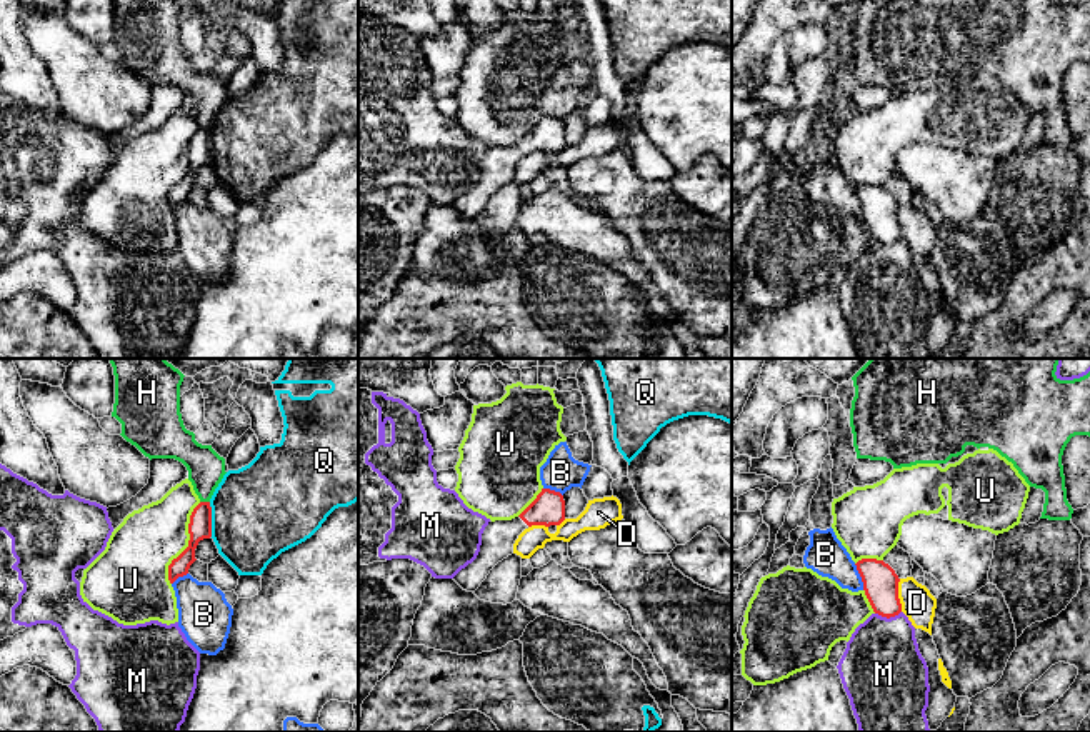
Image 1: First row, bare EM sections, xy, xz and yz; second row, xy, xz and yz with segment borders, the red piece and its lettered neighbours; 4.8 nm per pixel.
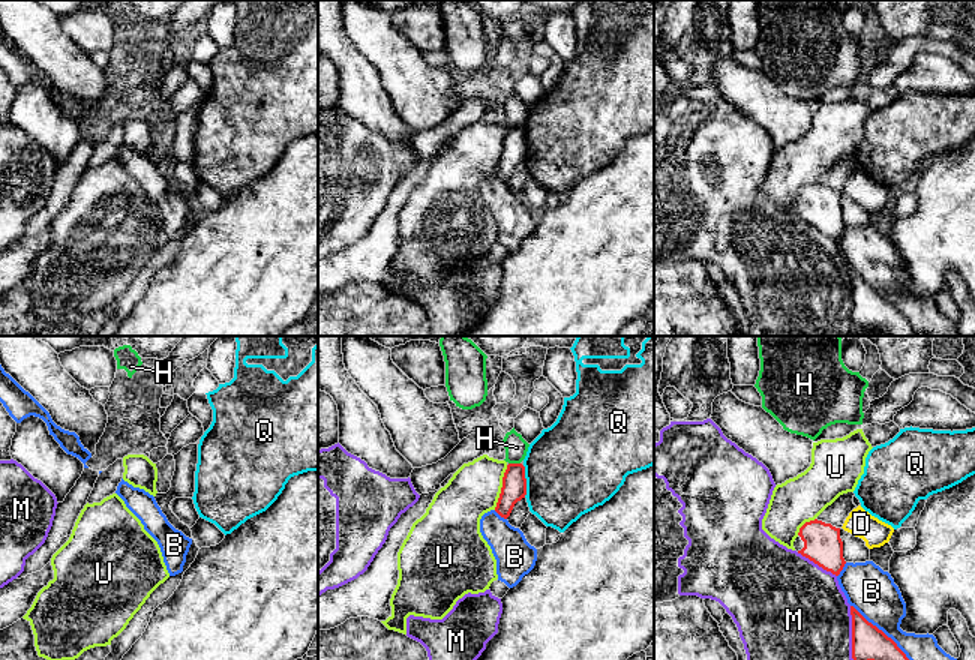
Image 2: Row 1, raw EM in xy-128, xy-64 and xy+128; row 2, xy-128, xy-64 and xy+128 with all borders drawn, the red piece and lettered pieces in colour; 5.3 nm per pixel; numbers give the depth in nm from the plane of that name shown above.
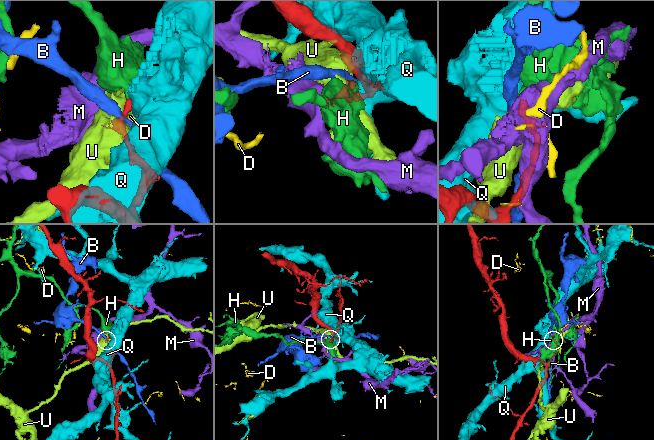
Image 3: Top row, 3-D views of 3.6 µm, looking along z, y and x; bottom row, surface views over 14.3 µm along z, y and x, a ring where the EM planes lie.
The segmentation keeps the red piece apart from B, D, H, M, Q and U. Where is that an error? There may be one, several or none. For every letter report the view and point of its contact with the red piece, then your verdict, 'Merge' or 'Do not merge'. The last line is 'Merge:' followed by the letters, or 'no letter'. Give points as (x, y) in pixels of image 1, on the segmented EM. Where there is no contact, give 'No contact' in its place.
B: Touches red at yz (860, 576). Do not merge
D: Touches red at yz (897, 596). Do not merge
H: Touches red at xy (205, 502). Do not merge
M: Touches red at yz (887, 617). Do not merge
Q: Touches red at xy (210, 519). Do not merge
U: Touches red at xy (189, 544). Do not merge
Merge: no letter

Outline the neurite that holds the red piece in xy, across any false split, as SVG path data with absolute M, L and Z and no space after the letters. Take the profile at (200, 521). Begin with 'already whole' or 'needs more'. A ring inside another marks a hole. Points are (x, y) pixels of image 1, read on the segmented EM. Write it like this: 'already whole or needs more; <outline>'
already whole; M200 502L192 515L188 524L188 547L172 560L168 565L168 580L173 584L178 577L188 574L190 565L197 560L195 549L200 540L212 537L212 507L210 502Z

